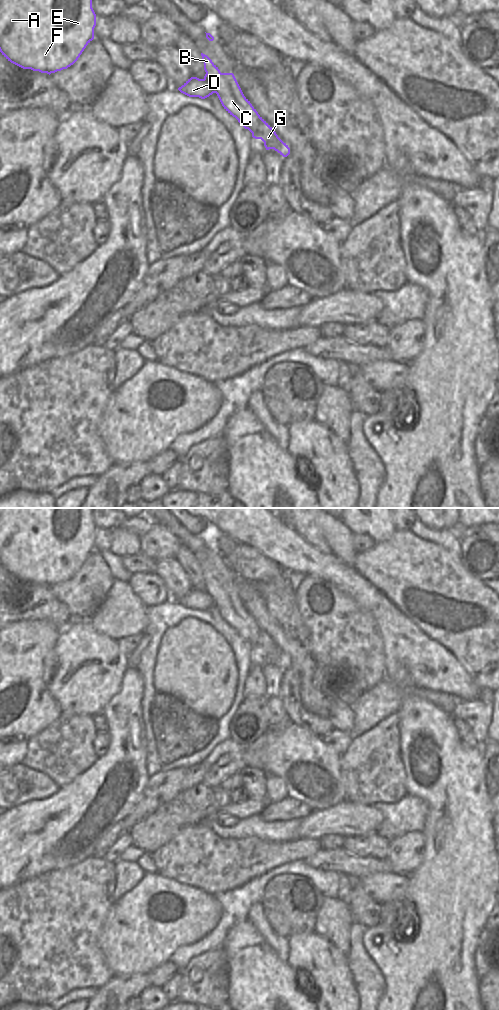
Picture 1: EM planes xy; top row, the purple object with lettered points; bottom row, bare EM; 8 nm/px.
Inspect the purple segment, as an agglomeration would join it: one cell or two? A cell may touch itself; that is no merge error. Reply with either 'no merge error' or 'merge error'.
merge error

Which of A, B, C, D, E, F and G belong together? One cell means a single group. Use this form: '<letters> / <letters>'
A D E F / B C G

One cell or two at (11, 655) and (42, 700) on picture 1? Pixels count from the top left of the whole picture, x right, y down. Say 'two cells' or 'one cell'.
one cell

